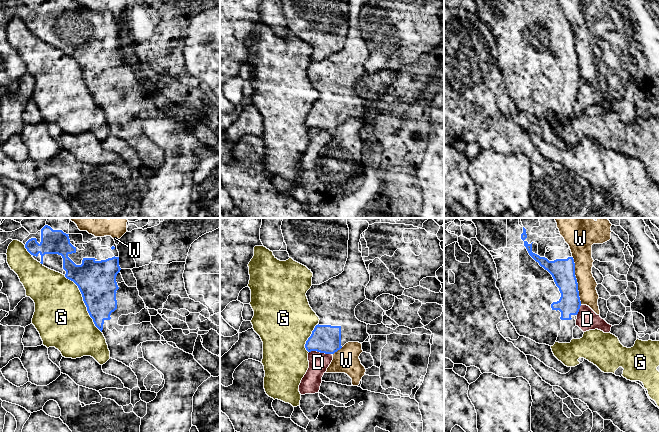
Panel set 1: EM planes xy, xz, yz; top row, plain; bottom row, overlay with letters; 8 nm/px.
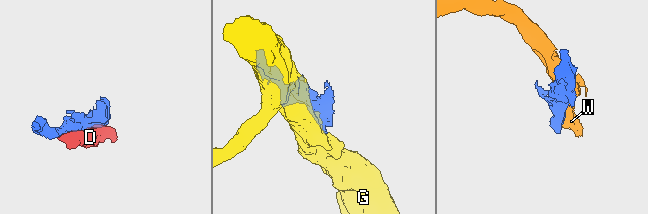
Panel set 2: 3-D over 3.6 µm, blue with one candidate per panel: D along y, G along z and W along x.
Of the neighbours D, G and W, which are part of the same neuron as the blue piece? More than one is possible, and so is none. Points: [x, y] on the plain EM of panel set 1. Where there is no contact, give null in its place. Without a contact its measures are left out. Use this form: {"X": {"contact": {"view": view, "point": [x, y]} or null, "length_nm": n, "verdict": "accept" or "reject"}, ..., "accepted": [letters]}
{"D": {"contact": {"view": "xz", "point": [320, 128]}, "length_nm": 190, "verdict": "reject"}, "G": {"contact": {"view": "xy", "point": [84, 78]}, "length_nm": 550, "verdict": "reject"}, "W": {"contact": {"view": "yz", "point": [576, 56]}, "length_nm": 400, "verdict": "reject"}, "accepted": []}

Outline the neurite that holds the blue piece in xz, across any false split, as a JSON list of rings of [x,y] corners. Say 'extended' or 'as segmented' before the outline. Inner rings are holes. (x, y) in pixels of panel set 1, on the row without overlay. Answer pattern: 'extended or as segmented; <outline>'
extended; [[[347,0],[349,4],[348,34],[344,47],[336,53],[320,61],[312,61],[306,72],[310,83],[319,93],[311,112],[305,120],[308,128],[317,127],[334,130],[348,118],[363,119],[368,114],[367,100],[355,92],[355,84],[366,75],[365,64],[370,57],[362,29],[359,27],[361,10],[368,5],[369,0]]]

